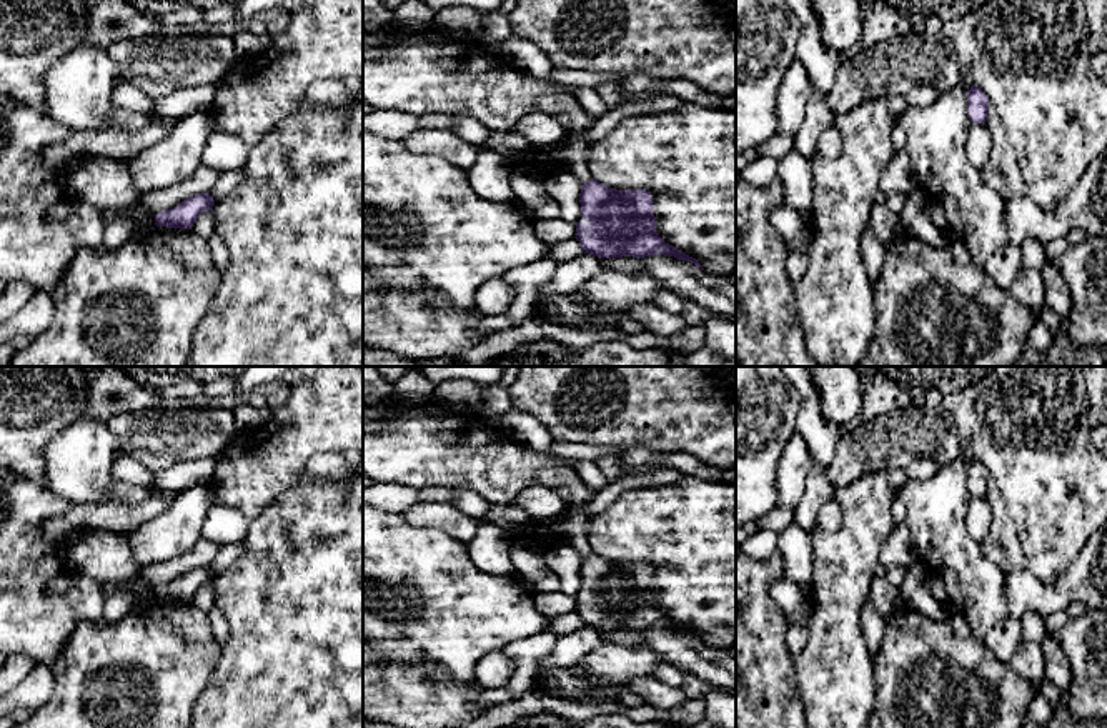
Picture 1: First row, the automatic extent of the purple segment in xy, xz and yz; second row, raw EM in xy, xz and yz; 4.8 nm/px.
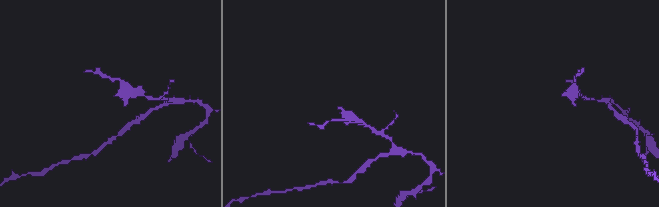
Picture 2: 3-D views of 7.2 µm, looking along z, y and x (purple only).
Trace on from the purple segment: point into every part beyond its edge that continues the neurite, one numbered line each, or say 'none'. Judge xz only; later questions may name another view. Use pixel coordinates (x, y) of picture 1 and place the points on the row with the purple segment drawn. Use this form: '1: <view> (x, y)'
none

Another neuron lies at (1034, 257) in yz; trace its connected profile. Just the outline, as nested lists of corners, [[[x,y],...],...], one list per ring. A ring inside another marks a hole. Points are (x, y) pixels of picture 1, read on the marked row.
[[[1025,238],[1020,245],[1020,252],[1022,252],[1022,268],[1040,272],[1042,267],[1049,262],[1044,250],[1044,242],[1037,238]]]

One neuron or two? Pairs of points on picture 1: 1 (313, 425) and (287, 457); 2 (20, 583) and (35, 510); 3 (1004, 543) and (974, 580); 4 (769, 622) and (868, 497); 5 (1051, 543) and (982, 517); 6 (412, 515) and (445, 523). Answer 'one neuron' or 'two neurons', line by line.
1: one neuron
2: one neuron
3: two neurons
4: two neurons
5: two neurons
6: one neuron

